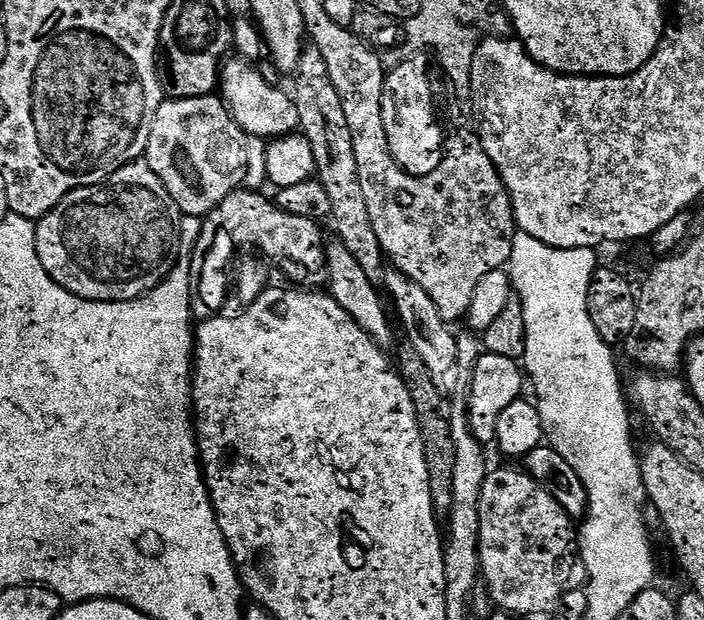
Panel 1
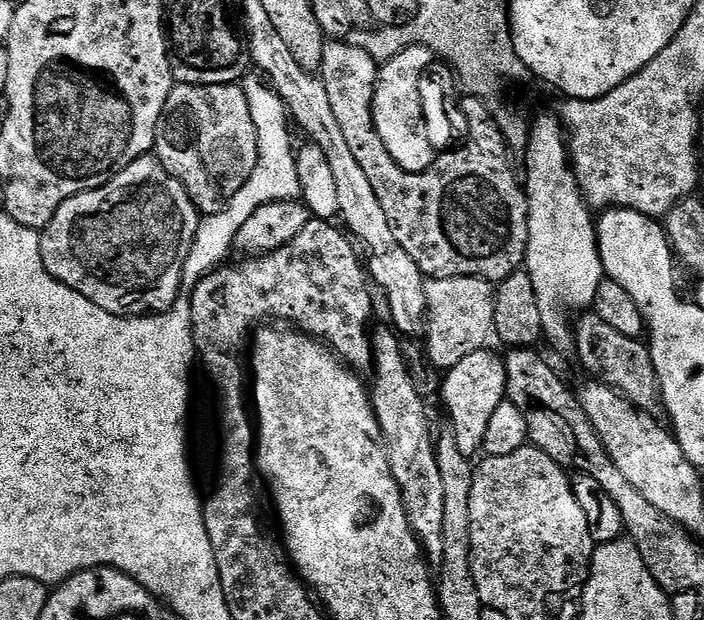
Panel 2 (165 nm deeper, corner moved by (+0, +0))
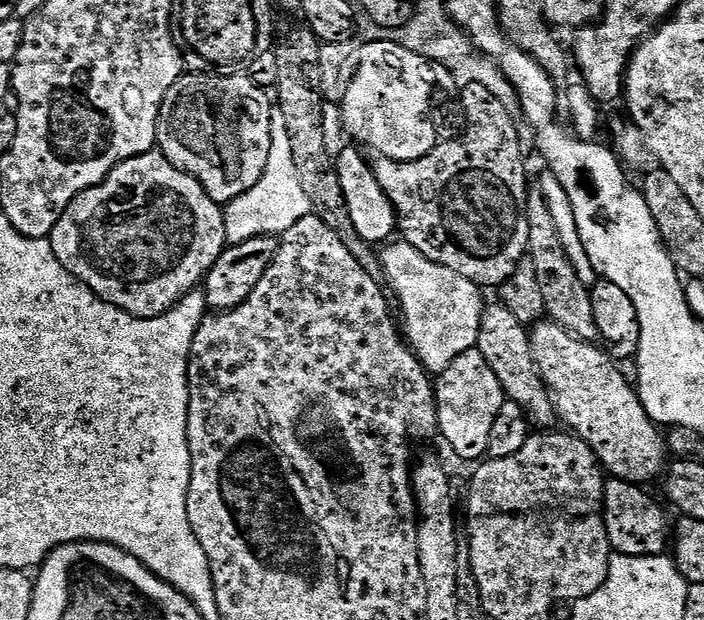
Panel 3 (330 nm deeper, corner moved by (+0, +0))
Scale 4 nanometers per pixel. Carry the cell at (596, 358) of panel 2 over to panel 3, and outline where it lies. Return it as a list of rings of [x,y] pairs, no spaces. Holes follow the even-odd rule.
[[[536,182],[529,185],[527,198],[527,230],[528,230],[528,258],[533,262],[536,270],[536,279],[539,289],[542,290],[542,299],[545,303],[544,311],[547,319],[560,328],[567,330],[571,336],[577,336],[580,340],[596,342],[600,340],[598,326],[594,322],[594,306],[592,305],[592,293],[589,285],[585,283],[581,275],[576,272],[576,267],[570,262],[565,248],[562,246],[558,236],[557,227],[554,225],[554,218],[550,215],[549,204],[545,200],[543,187]]]

